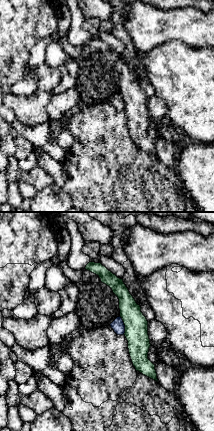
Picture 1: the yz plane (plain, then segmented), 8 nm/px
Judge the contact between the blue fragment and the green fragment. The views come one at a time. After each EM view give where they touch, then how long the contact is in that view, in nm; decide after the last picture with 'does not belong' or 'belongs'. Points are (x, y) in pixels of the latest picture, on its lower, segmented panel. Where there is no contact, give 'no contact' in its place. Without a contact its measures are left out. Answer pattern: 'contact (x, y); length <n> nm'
contact (124, 325); length 160 nm

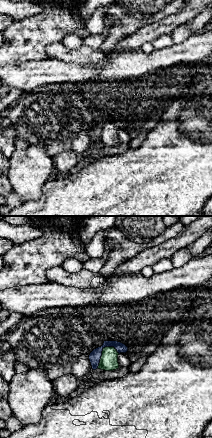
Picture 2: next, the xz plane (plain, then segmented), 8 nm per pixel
contact (101, 354); length 220 nm

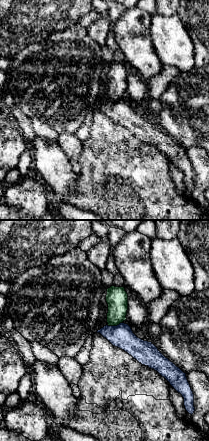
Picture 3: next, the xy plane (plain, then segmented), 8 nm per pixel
contact (114, 326); length 120 nm

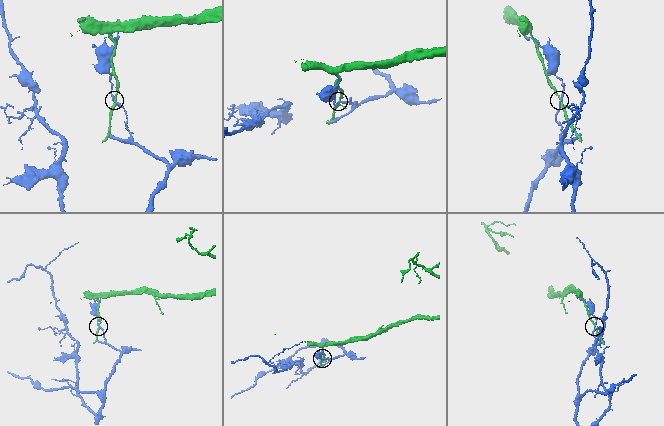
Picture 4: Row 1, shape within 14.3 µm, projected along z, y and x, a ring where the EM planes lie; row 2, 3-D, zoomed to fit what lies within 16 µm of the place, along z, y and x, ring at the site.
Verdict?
does not belong

